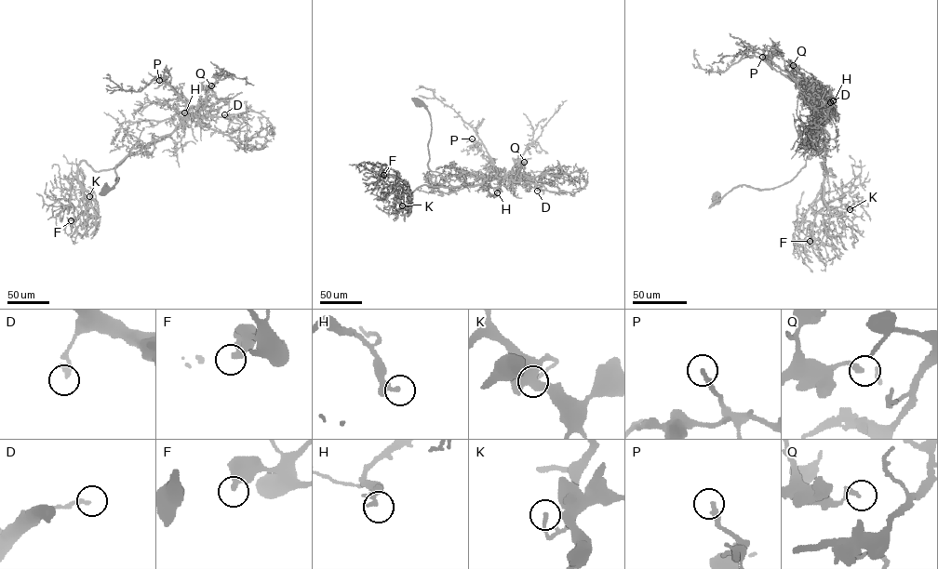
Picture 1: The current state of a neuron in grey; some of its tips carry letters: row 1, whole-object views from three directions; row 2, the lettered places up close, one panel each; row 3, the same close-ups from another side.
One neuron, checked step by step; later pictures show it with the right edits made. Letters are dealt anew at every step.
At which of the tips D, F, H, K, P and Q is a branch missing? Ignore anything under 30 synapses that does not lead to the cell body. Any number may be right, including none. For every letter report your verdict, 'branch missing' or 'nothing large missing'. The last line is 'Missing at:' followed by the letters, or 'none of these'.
D: nothing large missing
F: nothing large missing
H: nothing large missing
K: nothing large missing
P: branch missing
Q: nothing large missing
Missing at: P

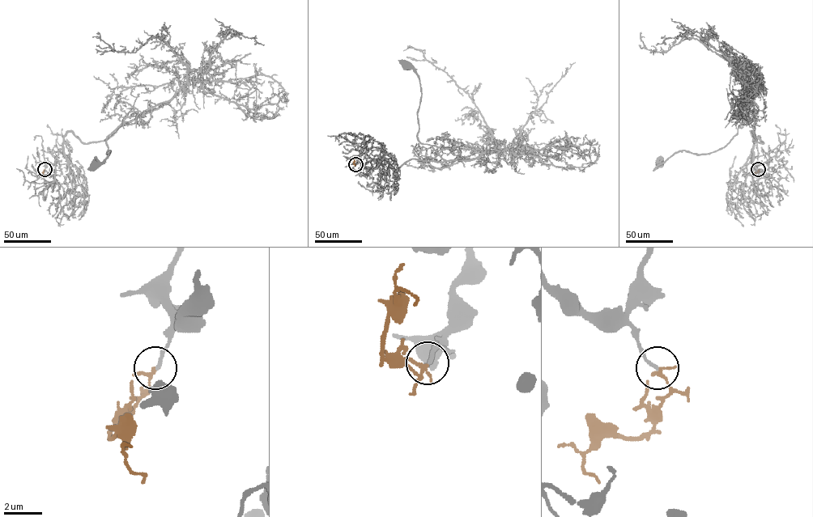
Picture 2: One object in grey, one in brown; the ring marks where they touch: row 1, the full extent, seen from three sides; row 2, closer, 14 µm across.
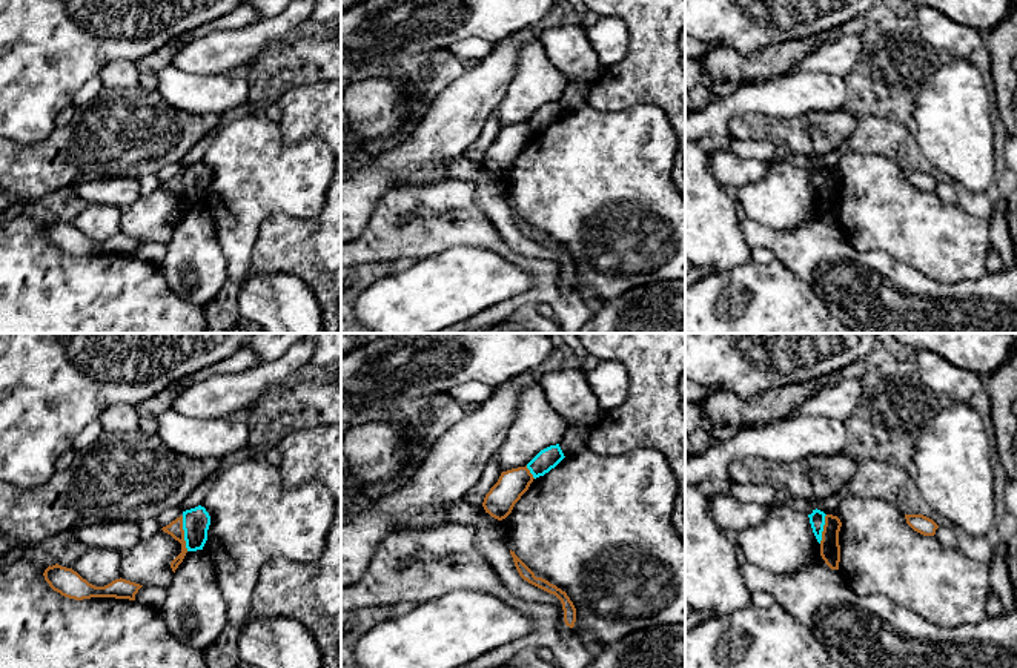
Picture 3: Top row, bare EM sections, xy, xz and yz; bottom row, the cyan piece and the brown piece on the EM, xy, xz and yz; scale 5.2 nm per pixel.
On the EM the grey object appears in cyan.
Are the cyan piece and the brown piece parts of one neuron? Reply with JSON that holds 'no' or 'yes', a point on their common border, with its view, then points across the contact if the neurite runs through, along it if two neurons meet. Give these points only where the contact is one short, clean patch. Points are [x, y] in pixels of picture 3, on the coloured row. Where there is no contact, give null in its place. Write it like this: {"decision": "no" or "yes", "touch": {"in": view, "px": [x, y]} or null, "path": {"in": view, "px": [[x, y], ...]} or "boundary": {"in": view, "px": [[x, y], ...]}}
{"decision": "no", "touch": {"in": "xy", "px": [185, 533]}, "boundary": {"in": "xy", "px": [[182, 516], [183, 539], [188, 550]]}}

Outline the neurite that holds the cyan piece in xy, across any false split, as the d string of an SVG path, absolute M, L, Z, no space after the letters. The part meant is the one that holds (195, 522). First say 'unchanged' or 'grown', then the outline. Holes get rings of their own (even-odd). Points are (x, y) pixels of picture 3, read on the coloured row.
unchanged; M204 507L183 511L183 530L187 551L203 550L207 541L210 516Z

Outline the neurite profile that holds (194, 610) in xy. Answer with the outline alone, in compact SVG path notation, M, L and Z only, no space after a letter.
M204 550L186 553L160 613L180 642L201 651L215 645L227 625L227 611L212 559Z

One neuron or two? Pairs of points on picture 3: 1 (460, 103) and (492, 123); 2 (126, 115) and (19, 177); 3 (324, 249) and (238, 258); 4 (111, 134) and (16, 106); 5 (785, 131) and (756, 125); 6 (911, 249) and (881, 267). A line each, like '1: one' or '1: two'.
1: two
2: one
3: two
4: two
5: one
6: two

